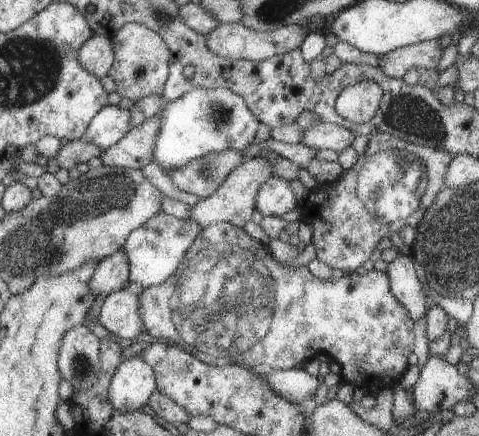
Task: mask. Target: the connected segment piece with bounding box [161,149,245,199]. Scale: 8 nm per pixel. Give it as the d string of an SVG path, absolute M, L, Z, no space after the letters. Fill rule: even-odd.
M228 149L218 153L210 152L190 160L178 170L161 169L180 190L205 199L222 187L222 182L226 182L227 176L245 161L242 151Z

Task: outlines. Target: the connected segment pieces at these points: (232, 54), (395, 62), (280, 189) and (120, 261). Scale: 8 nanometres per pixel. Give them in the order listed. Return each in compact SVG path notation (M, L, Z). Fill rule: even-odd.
M220 23L220 26L214 28L205 38L206 46L212 52L216 52L218 56L224 56L230 60L256 60L258 62L302 46L307 31L307 24L290 24L276 30L258 32L258 30L246 28L244 24L240 23Z
M429 40L396 48L384 56L378 56L379 67L386 76L402 79L412 68L434 70L438 68L438 62L443 54L440 43L441 40Z
M270 177L258 190L256 194L256 210L264 216L281 217L286 212L301 207L289 181L278 177Z
M122 250L98 261L91 280L92 294L97 297L122 289L129 281L129 268L128 258Z

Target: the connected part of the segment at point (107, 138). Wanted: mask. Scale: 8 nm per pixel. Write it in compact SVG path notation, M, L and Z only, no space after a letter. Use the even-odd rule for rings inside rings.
M108 104L92 119L91 126L84 132L83 138L106 150L122 140L130 129L130 110Z

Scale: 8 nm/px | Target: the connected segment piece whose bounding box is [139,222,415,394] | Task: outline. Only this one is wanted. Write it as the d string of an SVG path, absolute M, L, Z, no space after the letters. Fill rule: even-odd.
M217 222L202 229L202 232L199 232L198 238L195 239L184 259L180 262L176 272L168 276L168 279L164 280L163 283L144 288L139 296L139 315L144 322L144 330L152 336L175 342L178 347L205 362L239 363L250 369L290 369L301 365L302 362L309 361L320 352L329 354L334 361L340 364L342 379L351 383L359 394L384 389L384 386L390 386L396 380L400 380L400 376L408 368L408 356L412 354L412 348L414 348L415 324L410 318L407 307L392 292L391 277L386 272L378 272L374 268L374 270L361 274L350 273L339 278L320 279L310 273L307 265L291 267L289 264L280 263L274 259L268 244L256 240L256 236L249 236L240 227L235 227L227 222Z

